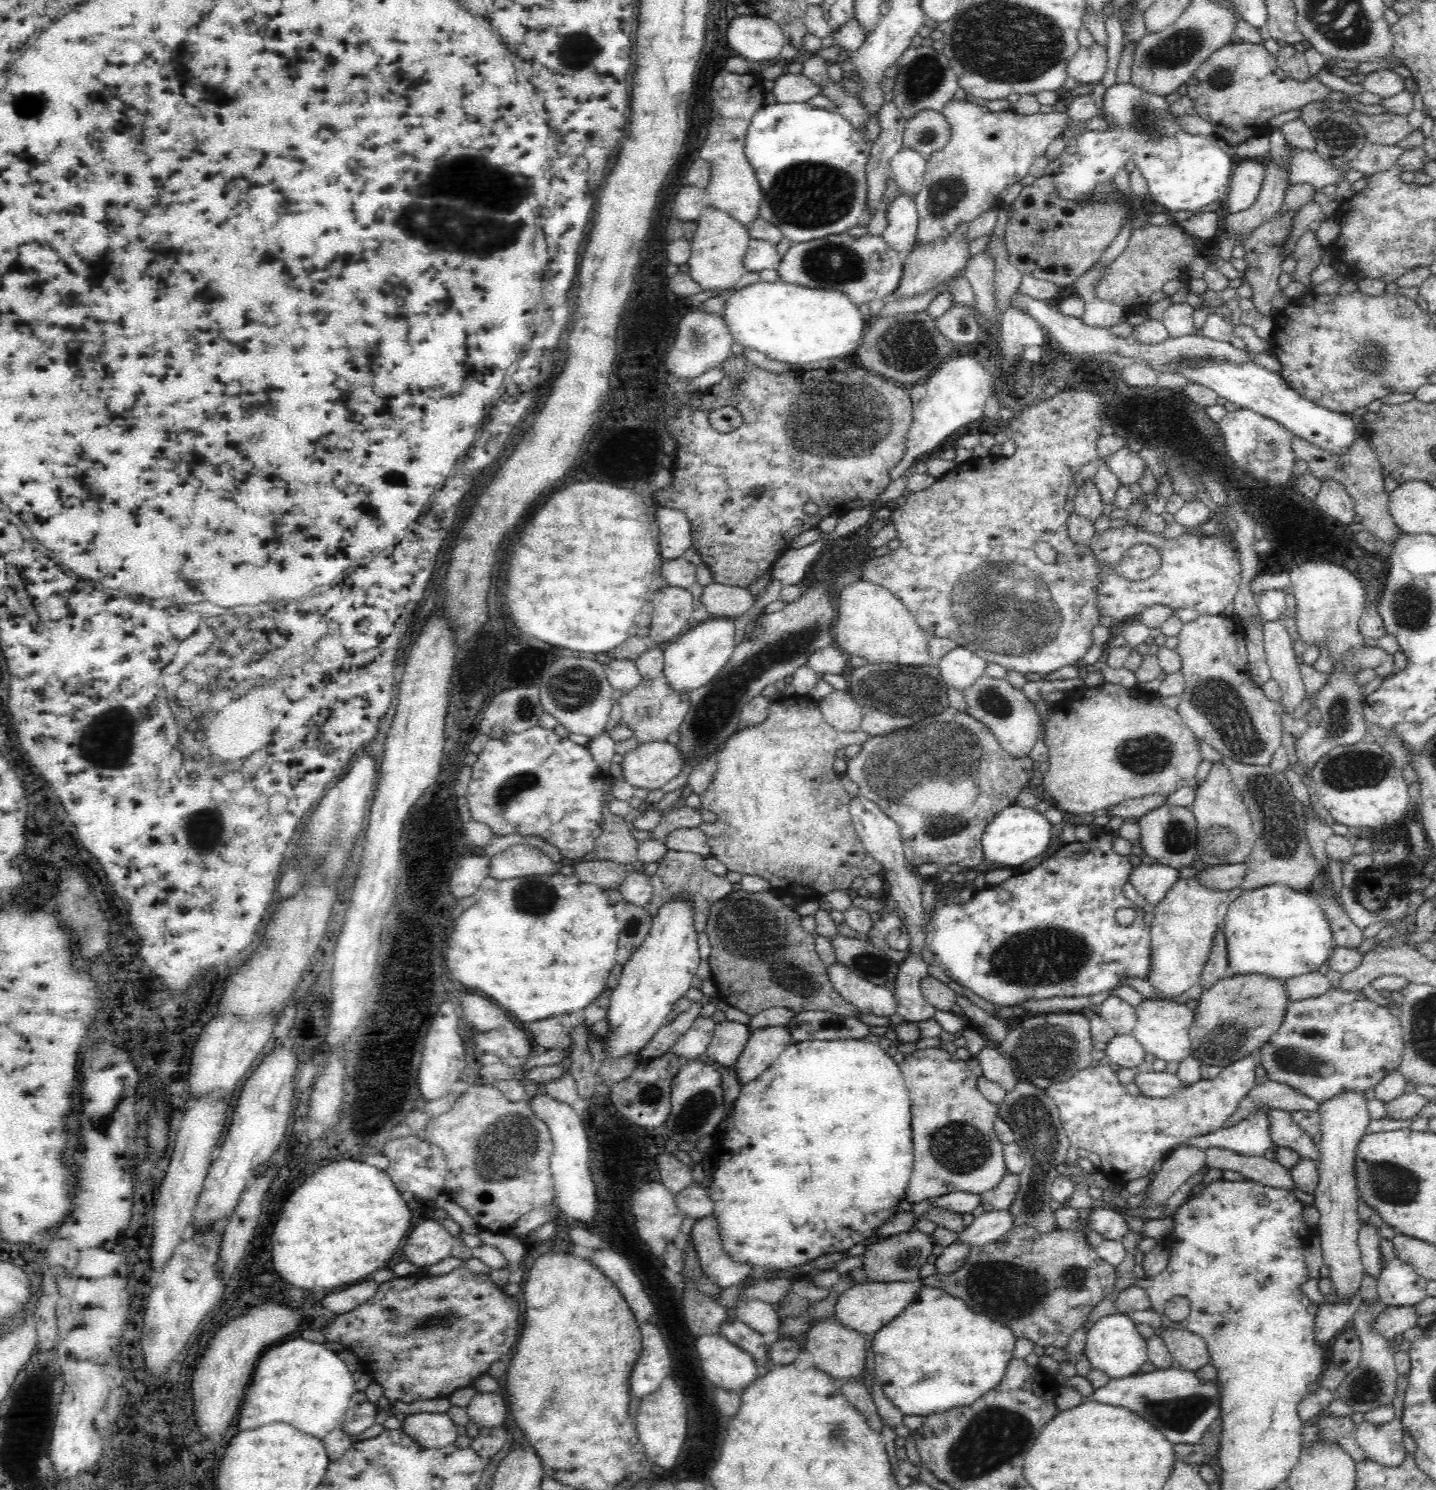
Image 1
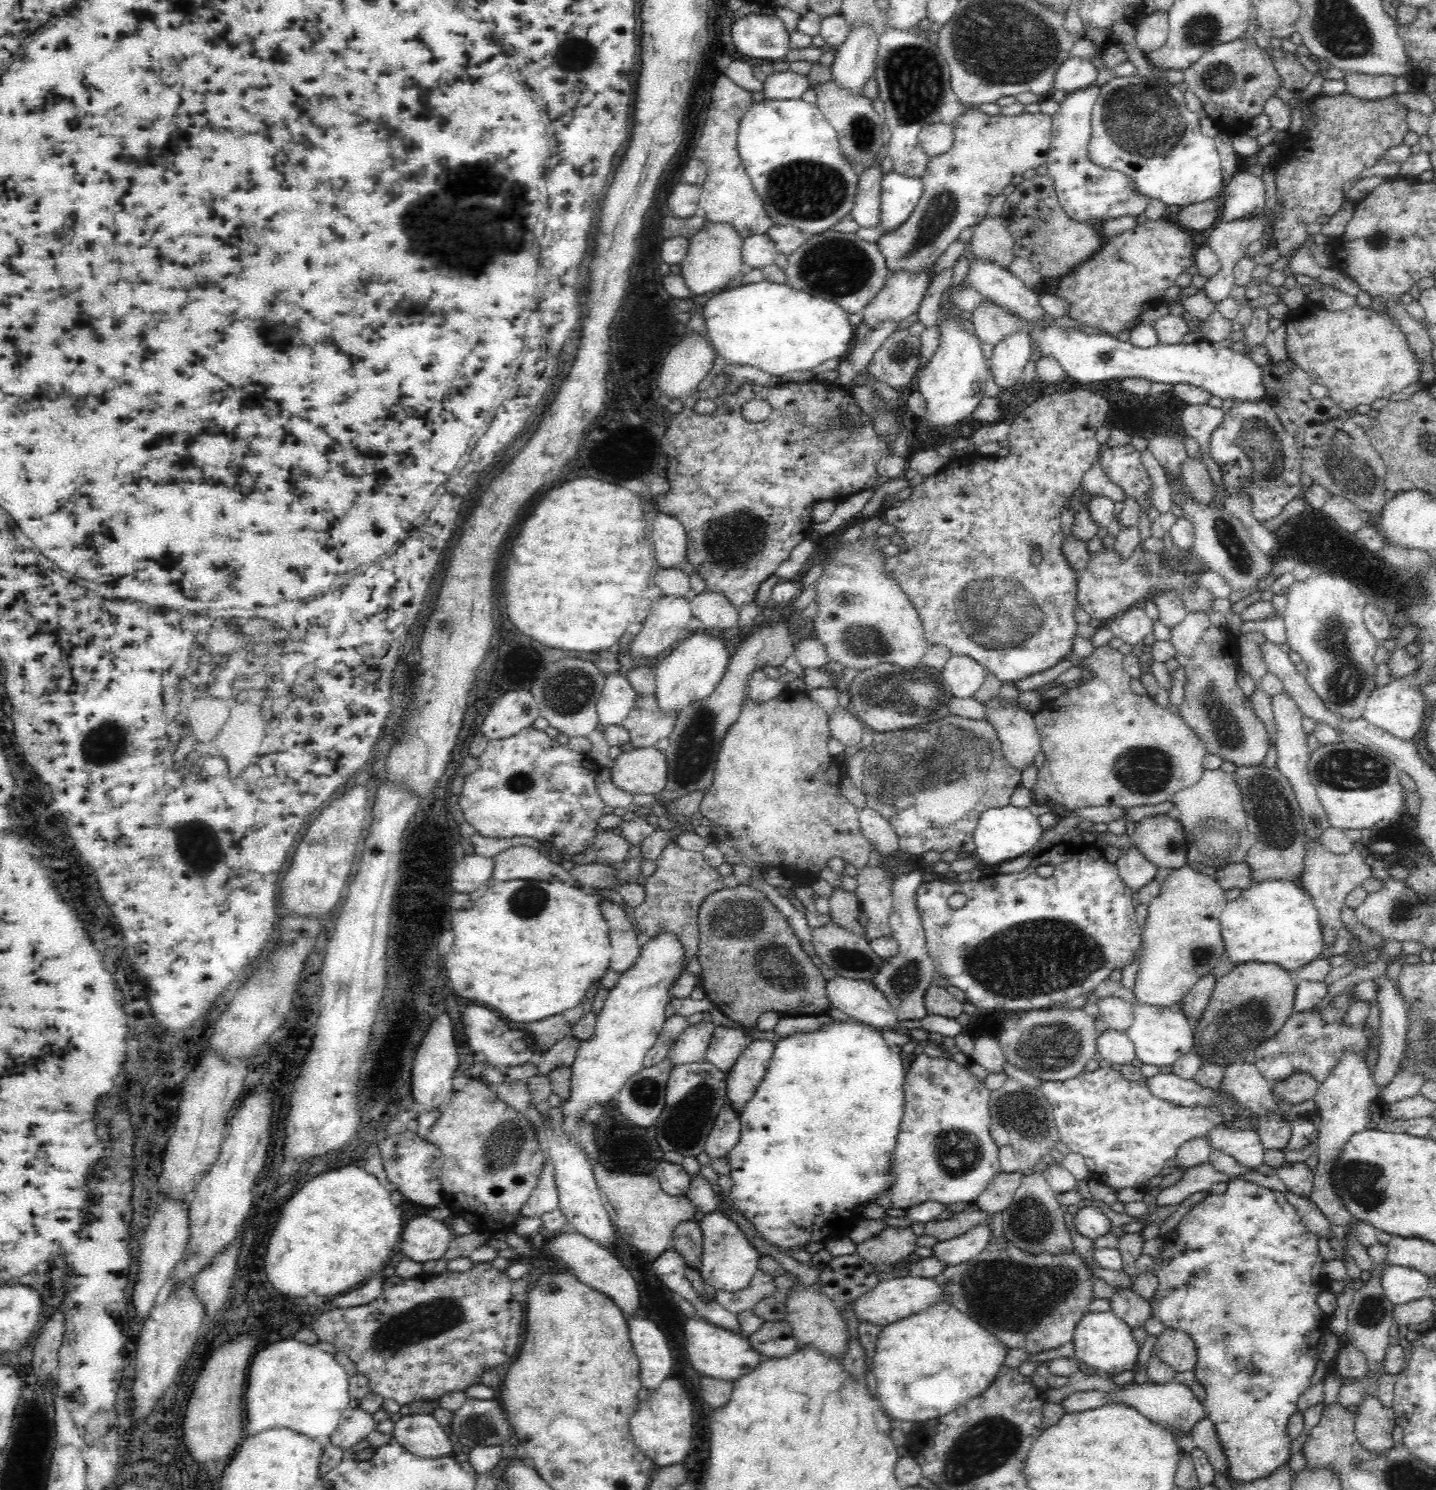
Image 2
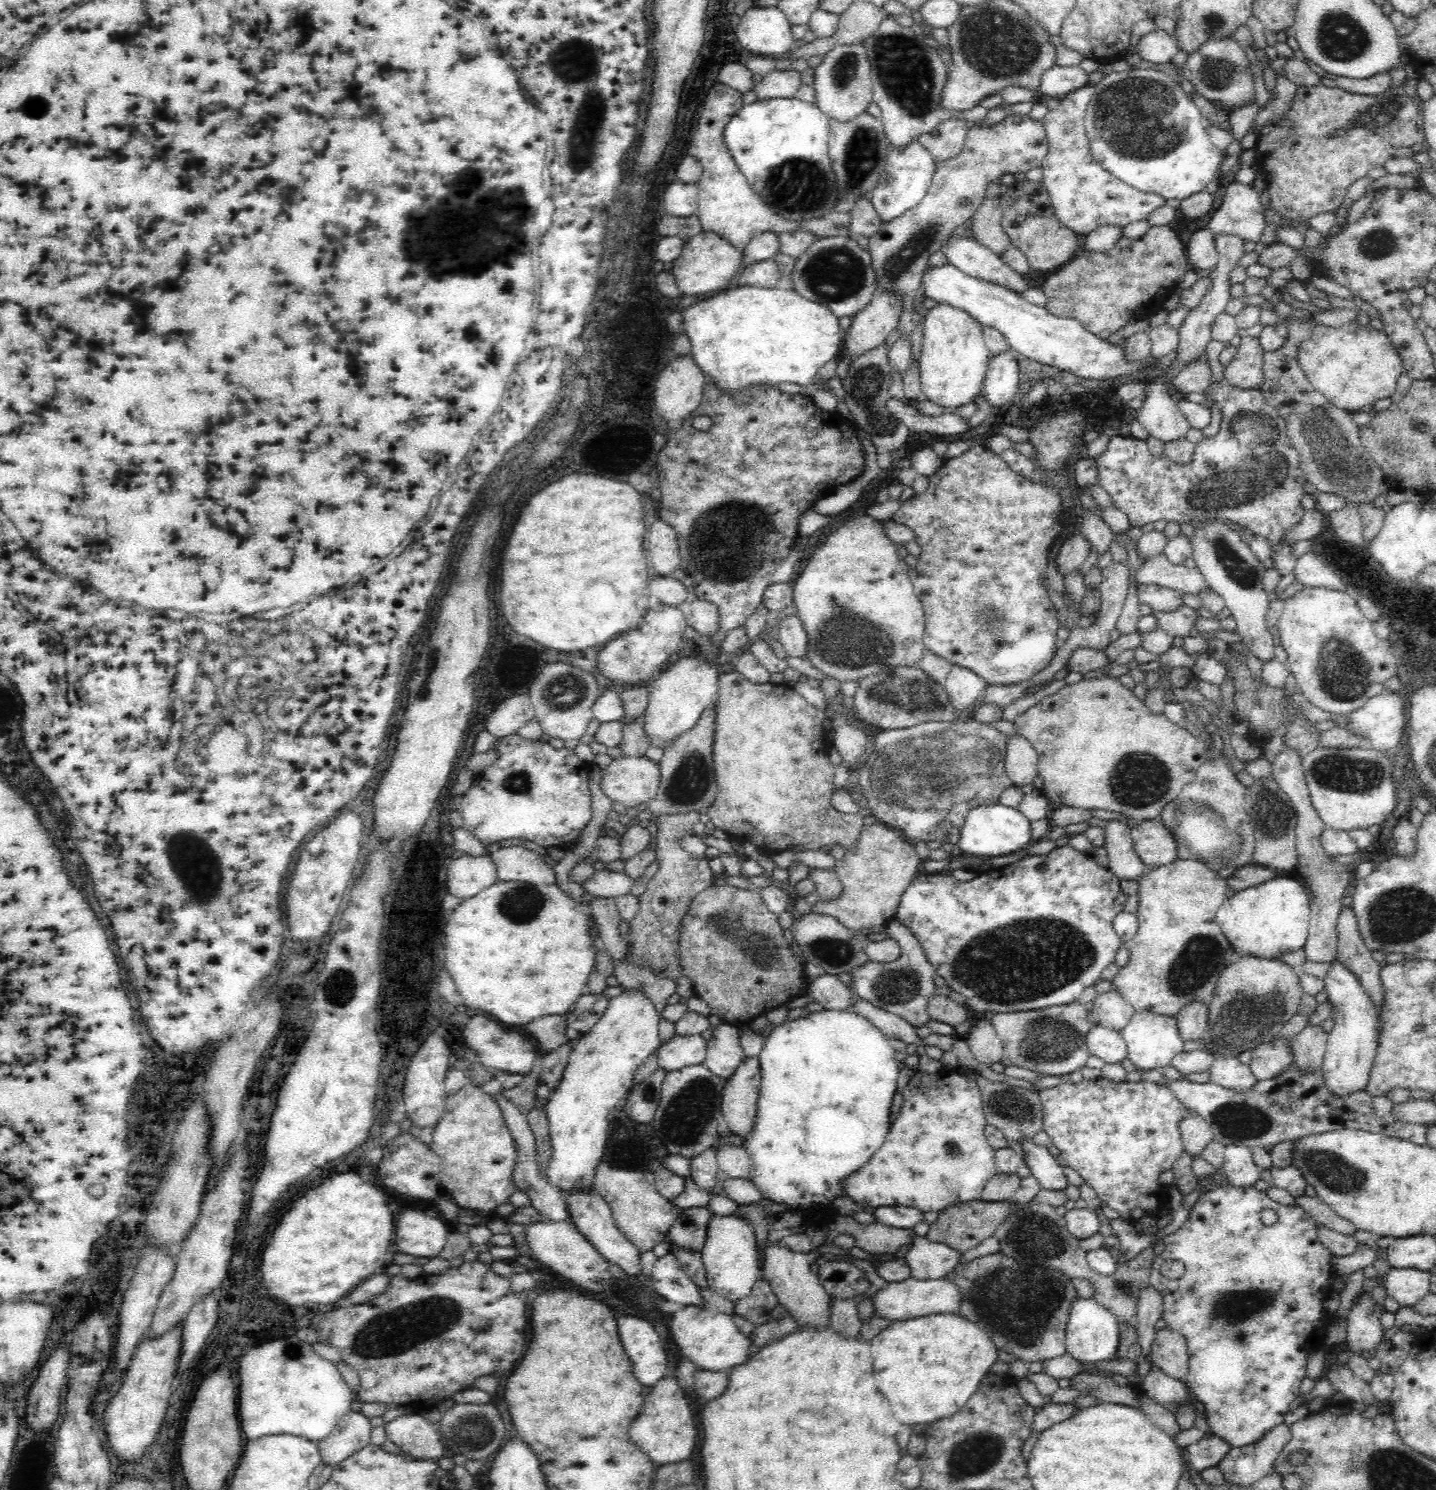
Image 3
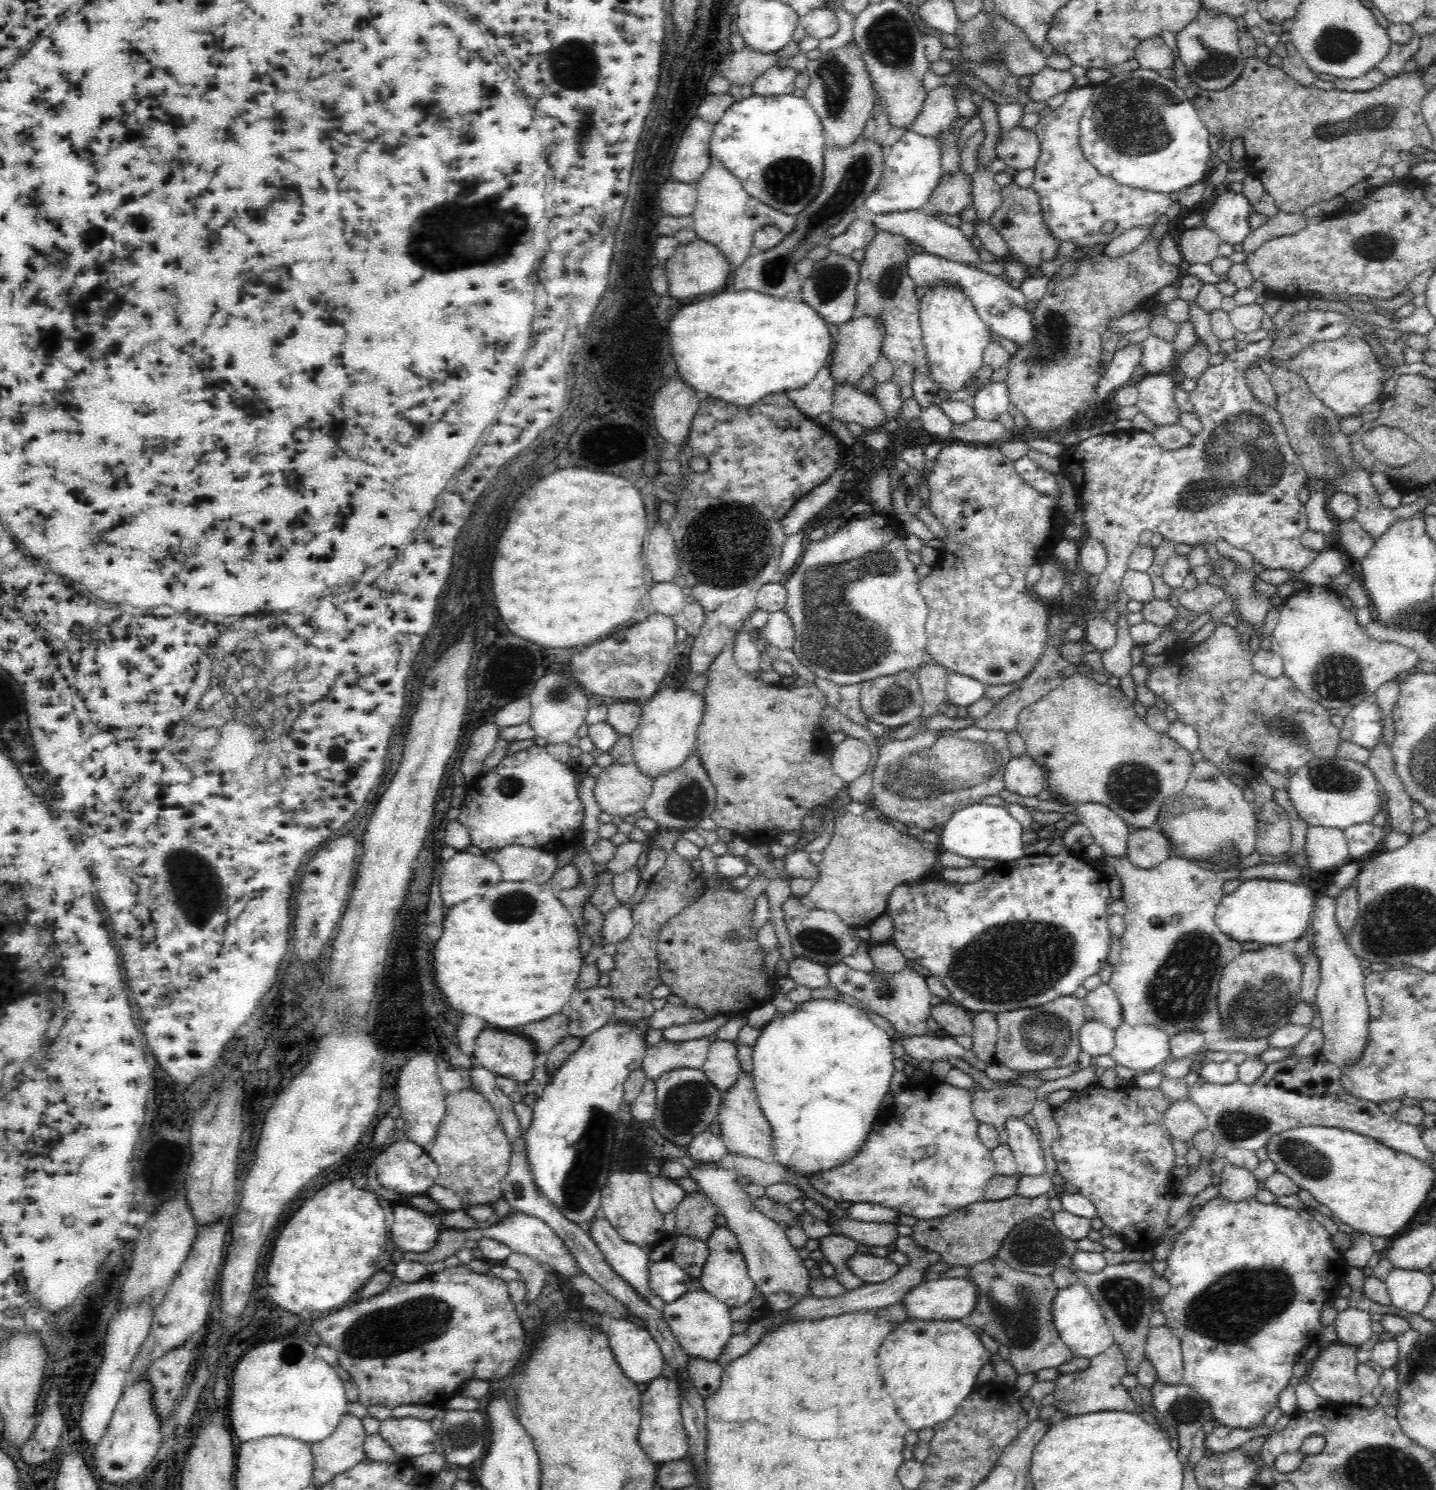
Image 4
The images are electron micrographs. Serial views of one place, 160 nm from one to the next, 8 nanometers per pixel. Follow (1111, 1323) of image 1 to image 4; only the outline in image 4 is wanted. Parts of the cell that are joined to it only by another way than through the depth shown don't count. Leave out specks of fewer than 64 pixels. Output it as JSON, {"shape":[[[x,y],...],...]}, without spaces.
{"shape":[[[1078,1278],[1074,1284],[1066,1286],[1066,1288],[1058,1288],[1056,1296],[1052,1298],[1050,1311],[1052,1311],[1052,1323],[1056,1327],[1058,1336],[1072,1351],[1074,1357],[1091,1359],[1113,1345],[1112,1333],[1102,1309],[1092,1298],[1081,1278]]]}

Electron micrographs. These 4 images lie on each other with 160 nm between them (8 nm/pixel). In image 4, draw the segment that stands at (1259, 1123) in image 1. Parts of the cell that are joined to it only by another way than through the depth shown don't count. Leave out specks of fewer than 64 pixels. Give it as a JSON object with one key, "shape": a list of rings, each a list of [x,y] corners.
{"shape":[[[1234,1165],[1223,1167],[1219,1182],[1219,1197],[1227,1202],[1244,1202],[1258,1190],[1258,1181],[1252,1171]]]}

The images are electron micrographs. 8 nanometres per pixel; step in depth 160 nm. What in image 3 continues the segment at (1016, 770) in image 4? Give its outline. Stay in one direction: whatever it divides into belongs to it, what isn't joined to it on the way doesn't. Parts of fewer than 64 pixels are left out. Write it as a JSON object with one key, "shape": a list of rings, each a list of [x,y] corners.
{"shape":[[[1022,736],[1008,739],[1005,756],[1005,772],[1012,786],[1022,787],[1033,784],[1039,776],[1038,755]]]}

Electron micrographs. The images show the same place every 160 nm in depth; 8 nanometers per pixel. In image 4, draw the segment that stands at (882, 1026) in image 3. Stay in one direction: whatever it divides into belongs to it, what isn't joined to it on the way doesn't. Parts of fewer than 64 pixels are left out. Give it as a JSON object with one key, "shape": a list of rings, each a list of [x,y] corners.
{"shape":[[[911,1036],[900,1040],[906,1055],[917,1061],[928,1060],[952,1062],[952,1058],[963,1059],[969,1065],[984,1072],[991,1063],[978,1059],[972,1050],[964,1049],[954,1037],[946,1036]]]}

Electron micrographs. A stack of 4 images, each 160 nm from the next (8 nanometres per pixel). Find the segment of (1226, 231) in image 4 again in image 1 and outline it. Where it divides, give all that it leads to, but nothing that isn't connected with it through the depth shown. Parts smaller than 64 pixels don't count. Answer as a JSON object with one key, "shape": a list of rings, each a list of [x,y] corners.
{"shape":[[[1240,159],[1223,201],[1230,214],[1241,213],[1255,203],[1265,177],[1262,159]]]}

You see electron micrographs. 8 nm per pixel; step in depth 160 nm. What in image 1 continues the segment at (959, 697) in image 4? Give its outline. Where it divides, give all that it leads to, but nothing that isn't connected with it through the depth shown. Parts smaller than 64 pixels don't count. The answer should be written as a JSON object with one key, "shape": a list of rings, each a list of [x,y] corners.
{"shape":[[[957,646],[938,662],[940,674],[948,687],[962,691],[984,676],[986,662],[967,648]]]}

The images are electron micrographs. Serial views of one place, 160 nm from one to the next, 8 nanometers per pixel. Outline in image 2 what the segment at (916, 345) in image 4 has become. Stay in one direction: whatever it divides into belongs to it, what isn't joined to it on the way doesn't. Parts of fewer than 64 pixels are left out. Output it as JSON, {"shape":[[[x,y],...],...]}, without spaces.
{"shape":[[[970,110],[951,125],[955,139],[952,148],[929,159],[927,169],[921,175],[923,193],[912,214],[892,230],[882,230],[876,247],[884,255],[886,267],[890,274],[908,271],[919,273],[932,267],[938,257],[958,238],[964,228],[972,228],[986,216],[990,200],[1010,184],[1013,176],[1022,175],[1047,162],[1047,152],[1051,146],[1052,118],[1048,114],[1018,114],[1018,116],[986,115],[977,110]]]}

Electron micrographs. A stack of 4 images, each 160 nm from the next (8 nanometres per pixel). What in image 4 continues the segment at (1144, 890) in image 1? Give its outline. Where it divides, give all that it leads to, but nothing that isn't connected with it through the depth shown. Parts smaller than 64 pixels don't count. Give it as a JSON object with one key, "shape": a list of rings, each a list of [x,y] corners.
{"shape":[[[1067,802],[1074,807],[1074,813],[1078,818],[1078,823],[1084,824],[1092,833],[1094,842],[1103,848],[1105,856],[1125,856],[1126,840],[1128,840],[1128,824],[1120,818],[1113,810],[1107,806],[1096,802]]]}

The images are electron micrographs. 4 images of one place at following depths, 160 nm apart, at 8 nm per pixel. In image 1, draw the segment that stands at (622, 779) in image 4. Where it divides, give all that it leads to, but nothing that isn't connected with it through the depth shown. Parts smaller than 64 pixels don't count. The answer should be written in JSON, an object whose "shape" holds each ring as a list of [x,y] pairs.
{"shape":[[[652,741],[649,743],[639,743],[632,751],[623,755],[623,761],[620,762],[624,780],[633,787],[645,788],[646,790],[661,789],[672,778],[678,776],[682,770],[682,755],[676,745],[667,741]]]}

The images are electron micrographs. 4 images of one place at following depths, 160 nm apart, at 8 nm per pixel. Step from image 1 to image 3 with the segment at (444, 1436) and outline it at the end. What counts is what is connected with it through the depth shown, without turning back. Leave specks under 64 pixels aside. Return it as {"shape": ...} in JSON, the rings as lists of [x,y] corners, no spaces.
{"shape":[[[404,1414],[384,1426],[387,1440],[420,1460],[436,1461],[442,1456],[441,1435],[421,1414]]]}

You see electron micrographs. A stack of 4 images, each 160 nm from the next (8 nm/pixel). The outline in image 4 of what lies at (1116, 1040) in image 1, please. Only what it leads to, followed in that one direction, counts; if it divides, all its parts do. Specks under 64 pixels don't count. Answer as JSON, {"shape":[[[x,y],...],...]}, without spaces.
{"shape":[[[1096,1019],[1080,1026],[1078,1038],[1081,1049],[1092,1057],[1108,1055],[1114,1048],[1114,1030]]]}

